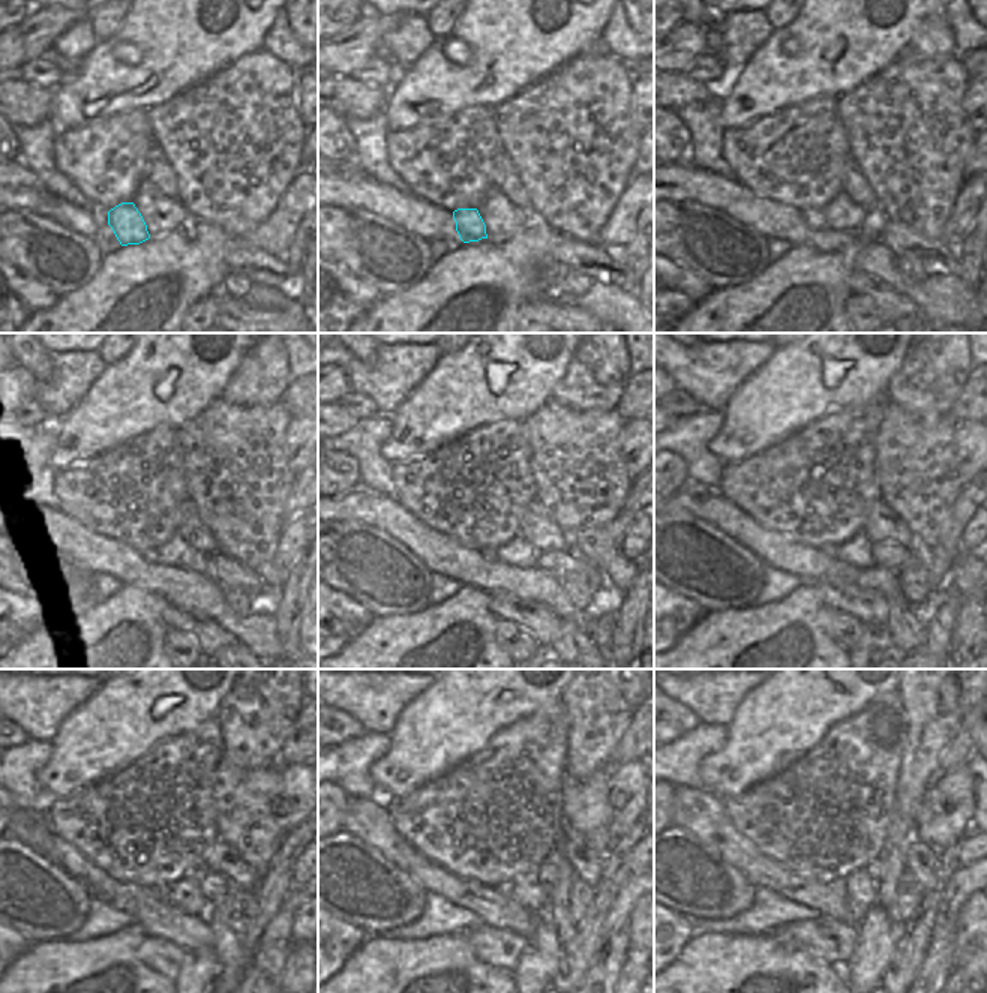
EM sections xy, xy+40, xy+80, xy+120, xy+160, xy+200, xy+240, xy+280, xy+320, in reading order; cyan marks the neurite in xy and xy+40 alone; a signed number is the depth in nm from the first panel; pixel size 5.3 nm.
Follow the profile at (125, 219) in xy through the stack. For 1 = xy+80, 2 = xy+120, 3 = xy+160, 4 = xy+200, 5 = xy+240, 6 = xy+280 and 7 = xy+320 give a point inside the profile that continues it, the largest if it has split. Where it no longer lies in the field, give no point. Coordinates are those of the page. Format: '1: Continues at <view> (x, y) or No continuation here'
1: Continues at xy+80 (813, 218)
2: Continues at xy+120 (150, 554)
3: Continues at xy+160 (488, 554)
4: Continues at xy+200 (828, 549)
5: Continues at xy+240 (162, 890)
6: Continues at xy+280 (504, 888)
7: Continues at xy+320 (839, 885)

